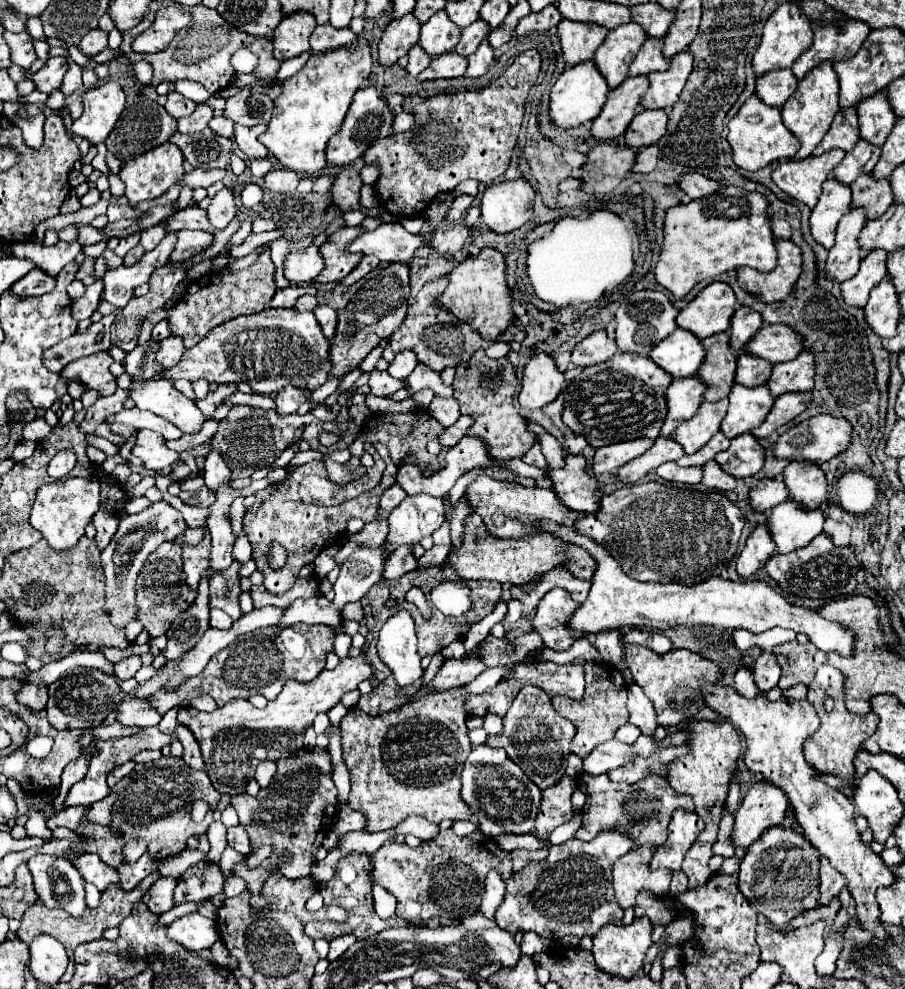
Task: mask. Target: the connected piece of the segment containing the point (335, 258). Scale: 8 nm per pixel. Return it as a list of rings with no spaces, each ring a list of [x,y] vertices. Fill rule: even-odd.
[[[342,228],[338,232],[334,232],[318,250],[322,252],[324,258],[324,270],[322,276],[318,276],[316,282],[326,284],[326,282],[338,282],[344,276],[350,274],[352,268],[356,268],[356,264],[360,262],[362,254],[346,254],[344,248],[346,244],[350,244],[358,234],[362,232],[362,228]]]

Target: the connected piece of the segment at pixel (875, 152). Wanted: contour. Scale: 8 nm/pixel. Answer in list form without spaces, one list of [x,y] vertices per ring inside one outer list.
[[[860,140],[854,150],[850,150],[844,160],[834,168],[834,178],[842,184],[852,184],[860,174],[870,174],[880,158],[880,148]]]

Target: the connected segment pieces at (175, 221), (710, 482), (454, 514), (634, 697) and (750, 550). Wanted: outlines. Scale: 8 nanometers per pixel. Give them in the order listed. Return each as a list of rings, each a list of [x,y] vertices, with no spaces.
[[[188,206],[184,210],[178,210],[174,216],[162,220],[162,224],[166,224],[166,232],[172,230],[206,230],[206,232],[214,232],[214,228],[210,226],[208,218],[206,218],[206,210],[198,208],[198,206]]]
[[[714,460],[706,462],[702,466],[704,470],[704,478],[702,478],[702,484],[706,488],[712,488],[712,490],[720,490],[720,492],[730,492],[736,488],[736,478],[732,478],[730,474],[726,474]]]
[[[462,498],[460,504],[452,510],[448,504],[446,506],[446,518],[450,520],[450,534],[452,534],[452,544],[458,546],[462,542],[462,532],[464,532],[464,520],[466,516],[472,514],[472,508],[466,504],[466,500]]]
[[[632,684],[628,688],[628,710],[630,710],[630,724],[640,728],[642,734],[652,736],[656,730],[656,712],[652,708],[652,702],[642,696],[642,688]]]
[[[758,526],[752,530],[752,534],[746,540],[746,546],[736,562],[736,572],[740,578],[752,576],[760,566],[766,564],[766,560],[776,552],[776,544],[768,532],[766,526]]]

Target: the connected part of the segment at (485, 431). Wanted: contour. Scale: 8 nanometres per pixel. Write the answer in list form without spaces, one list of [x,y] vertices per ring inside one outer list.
[[[482,348],[474,352],[466,364],[460,364],[456,368],[454,398],[460,402],[462,414],[468,414],[474,418],[474,424],[468,436],[480,438],[486,444],[488,456],[492,460],[522,458],[536,442],[534,434],[526,430],[526,420],[514,408],[512,396],[516,392],[516,386],[518,386],[518,380],[516,380],[514,366],[506,358],[490,360]]]

